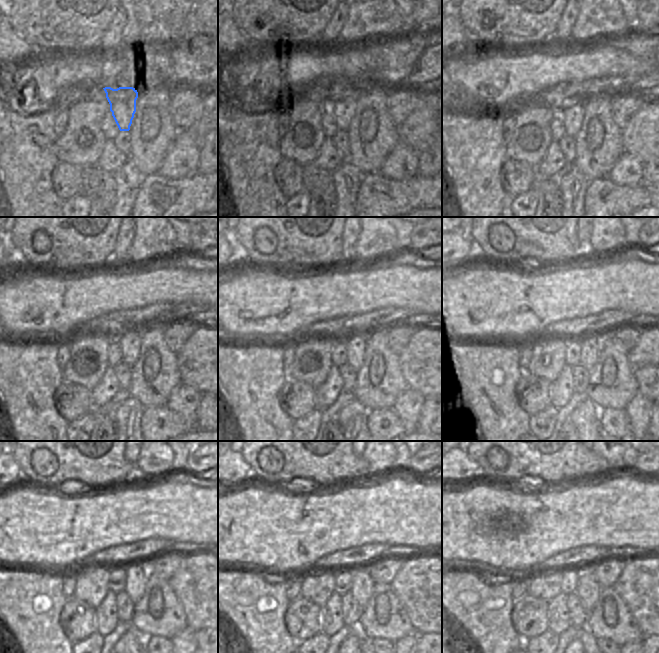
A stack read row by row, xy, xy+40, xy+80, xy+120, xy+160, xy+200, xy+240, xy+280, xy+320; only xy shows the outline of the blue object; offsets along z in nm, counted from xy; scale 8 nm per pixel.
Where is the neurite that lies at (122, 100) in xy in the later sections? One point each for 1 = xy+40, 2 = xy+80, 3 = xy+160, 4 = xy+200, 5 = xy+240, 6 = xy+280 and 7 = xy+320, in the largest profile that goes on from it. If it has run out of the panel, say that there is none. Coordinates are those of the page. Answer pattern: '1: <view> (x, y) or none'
1: xy+40 (342, 105)
2: xy+80 (572, 114)
3: xy+160 (355, 345)
4: xy+200 (584, 352)
5: xy+240 (136, 574)
6: xy+280 (362, 587)
7: xy+320 (587, 588)

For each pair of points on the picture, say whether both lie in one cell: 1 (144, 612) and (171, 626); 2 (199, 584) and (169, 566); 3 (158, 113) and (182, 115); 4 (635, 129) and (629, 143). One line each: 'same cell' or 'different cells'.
1: same cell
2: different cells
3: different cells
4: same cell

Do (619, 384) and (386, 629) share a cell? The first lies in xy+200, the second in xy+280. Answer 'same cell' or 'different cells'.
same cell

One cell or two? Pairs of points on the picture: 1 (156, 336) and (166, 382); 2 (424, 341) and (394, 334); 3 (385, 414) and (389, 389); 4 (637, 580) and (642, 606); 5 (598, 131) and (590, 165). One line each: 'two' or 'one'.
1: one
2: two
3: two
4: one
5: one

